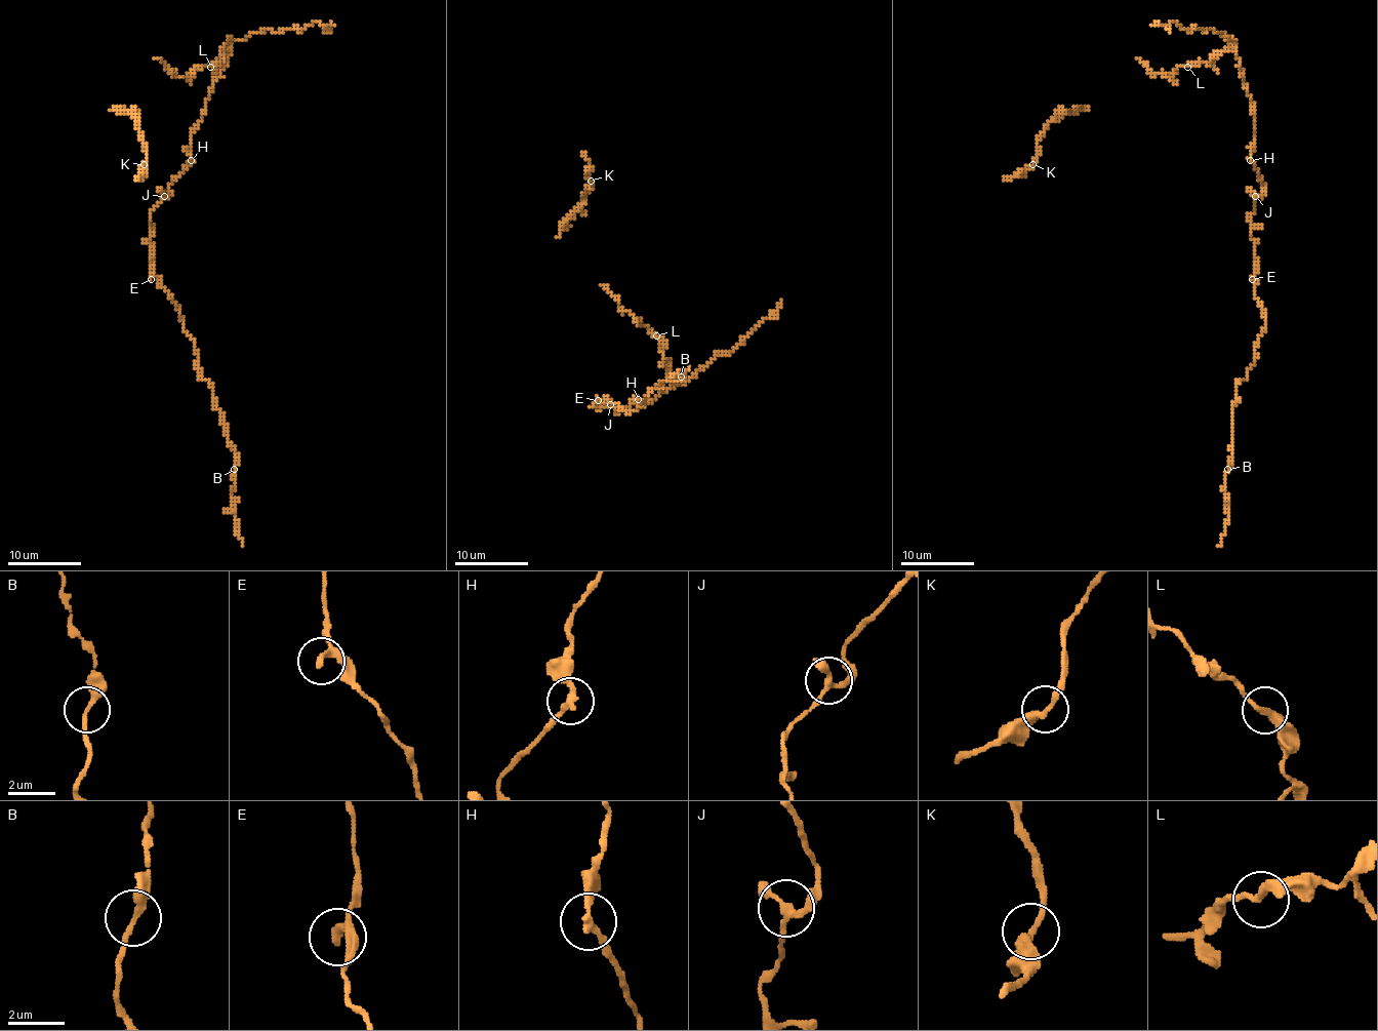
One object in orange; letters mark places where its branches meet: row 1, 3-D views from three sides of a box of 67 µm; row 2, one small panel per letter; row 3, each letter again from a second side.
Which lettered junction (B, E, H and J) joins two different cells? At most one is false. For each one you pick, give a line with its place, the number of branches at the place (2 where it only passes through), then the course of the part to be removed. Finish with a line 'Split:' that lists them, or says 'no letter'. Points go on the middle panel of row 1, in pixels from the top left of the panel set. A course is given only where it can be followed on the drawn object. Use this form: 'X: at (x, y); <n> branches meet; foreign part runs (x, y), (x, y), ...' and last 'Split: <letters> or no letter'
H: at (638, 399); 2 branches meet
Split: H

